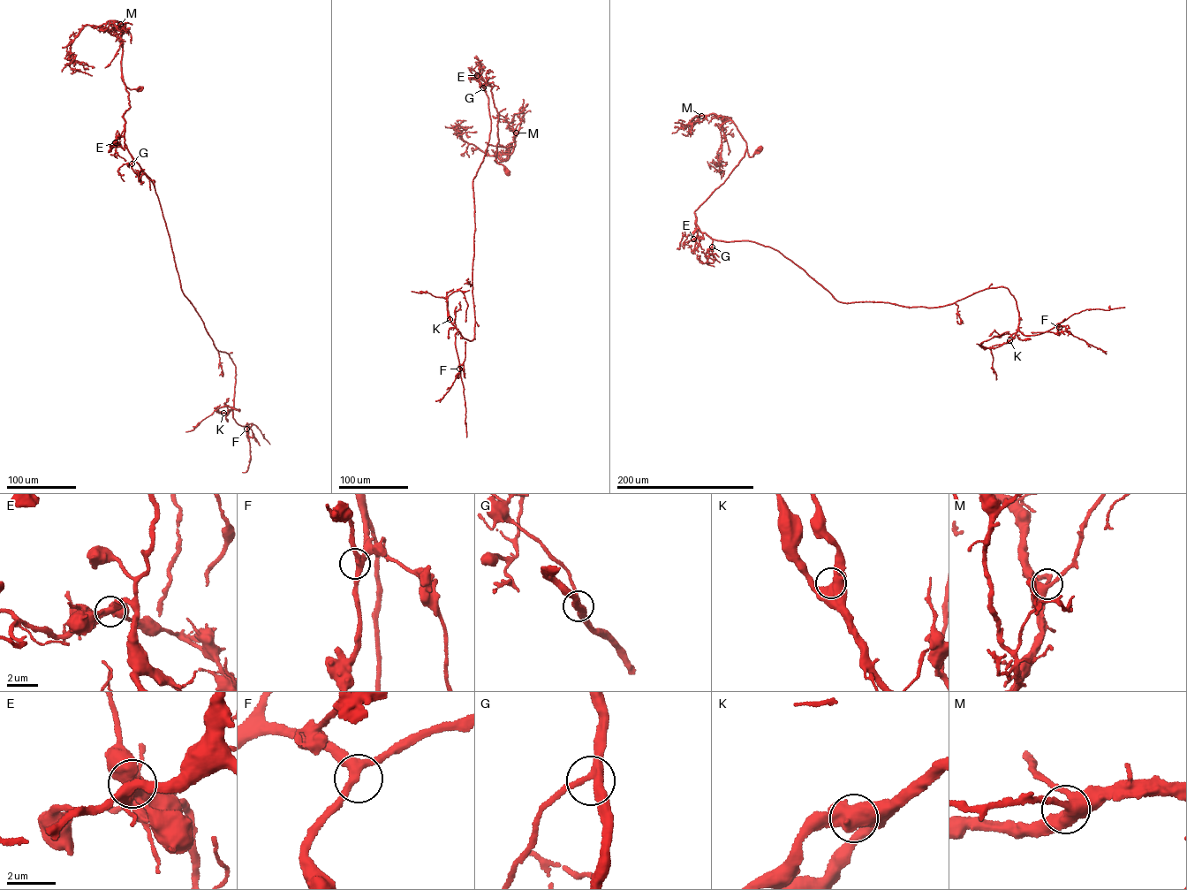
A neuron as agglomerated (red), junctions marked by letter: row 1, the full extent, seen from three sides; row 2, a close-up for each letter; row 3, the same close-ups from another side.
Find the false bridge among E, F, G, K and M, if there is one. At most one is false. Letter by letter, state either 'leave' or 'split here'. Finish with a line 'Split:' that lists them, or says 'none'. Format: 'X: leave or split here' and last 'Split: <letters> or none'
E: split here
F: leave
G: leave
K: leave
M: leave
Split: E

